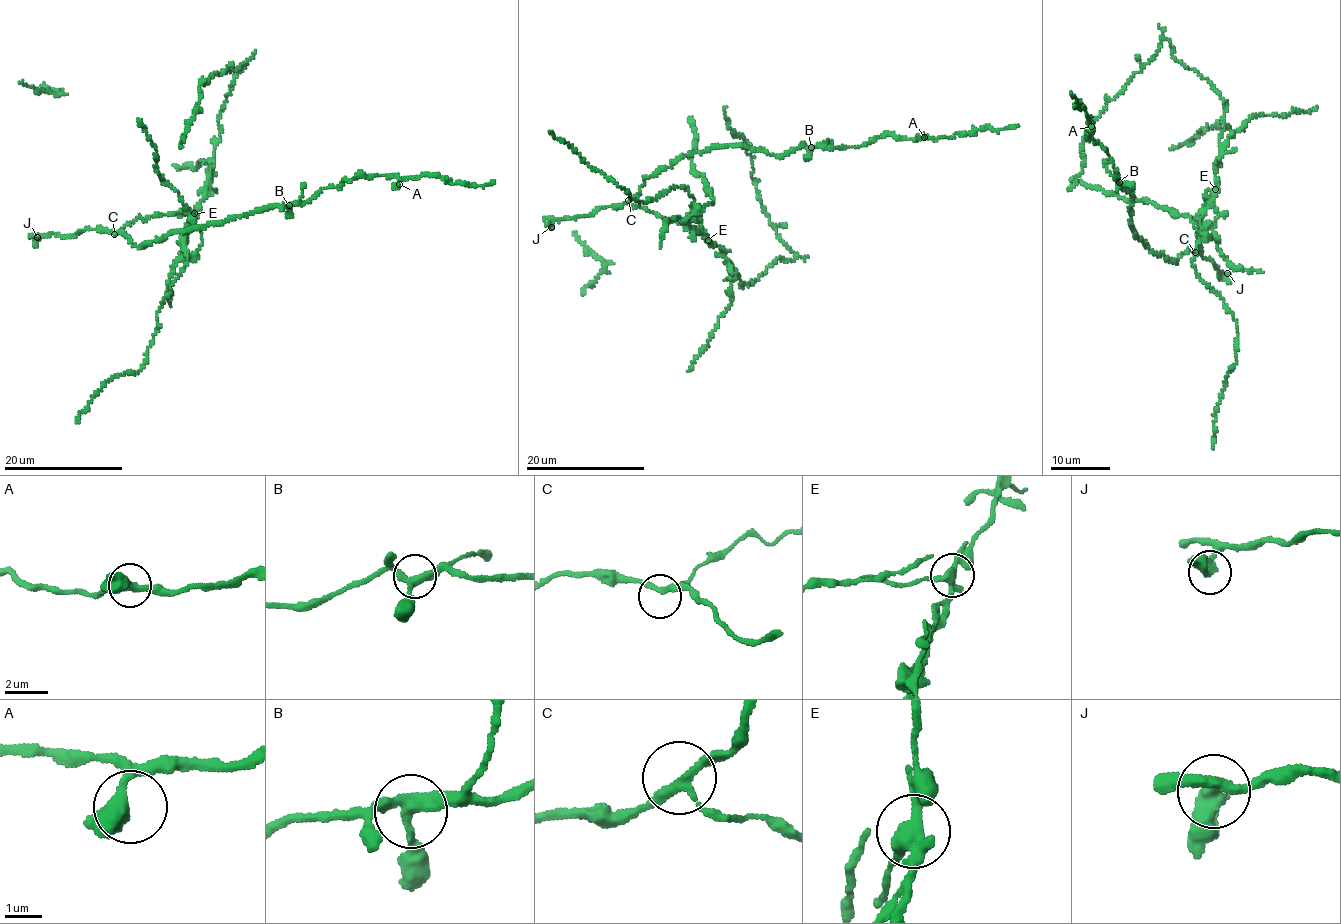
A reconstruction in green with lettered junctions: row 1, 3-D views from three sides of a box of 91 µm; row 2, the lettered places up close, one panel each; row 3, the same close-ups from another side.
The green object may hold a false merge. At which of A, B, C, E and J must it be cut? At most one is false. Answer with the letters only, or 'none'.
E

